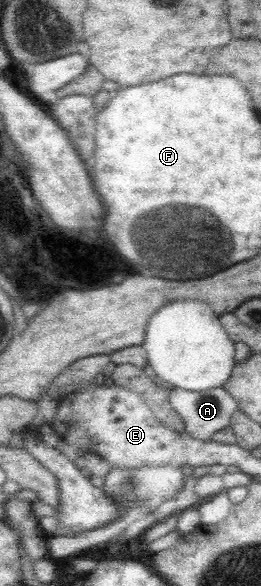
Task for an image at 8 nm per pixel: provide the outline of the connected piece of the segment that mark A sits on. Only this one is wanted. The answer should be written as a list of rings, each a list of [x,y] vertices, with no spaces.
[[[224,386],[197,392],[182,388],[172,389],[169,402],[184,422],[184,433],[200,441],[210,441],[218,431],[229,426],[232,414],[237,410],[236,400]]]

